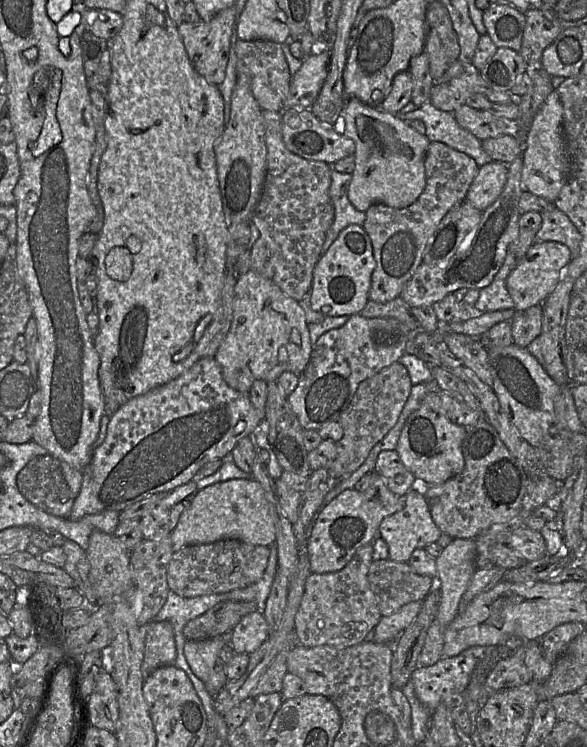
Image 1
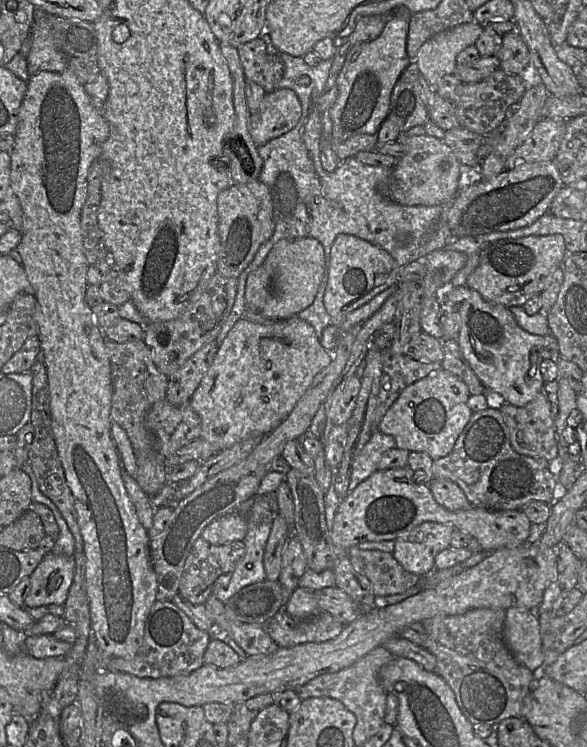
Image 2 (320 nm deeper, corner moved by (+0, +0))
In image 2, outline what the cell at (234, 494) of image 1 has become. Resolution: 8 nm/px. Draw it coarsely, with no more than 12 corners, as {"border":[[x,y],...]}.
{"border":[[237,512],[208,524],[201,537],[213,545],[242,541],[247,517]]}

